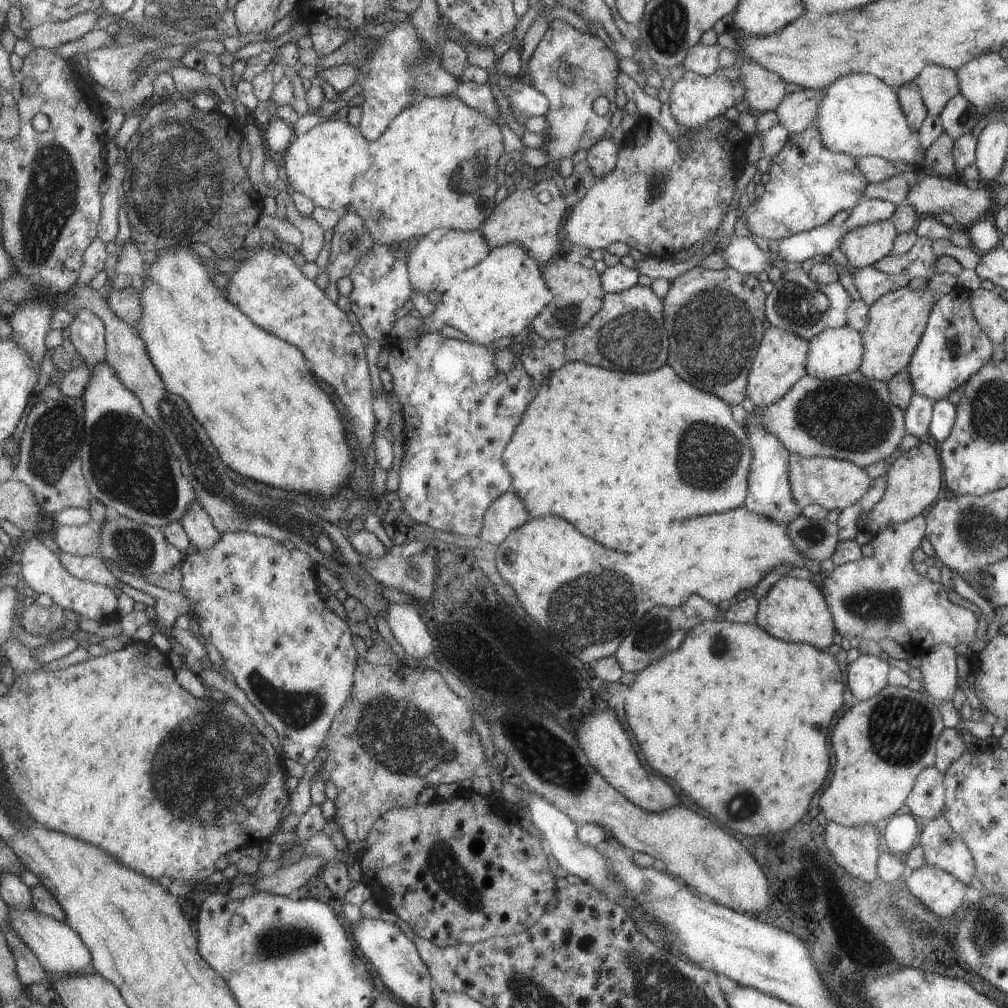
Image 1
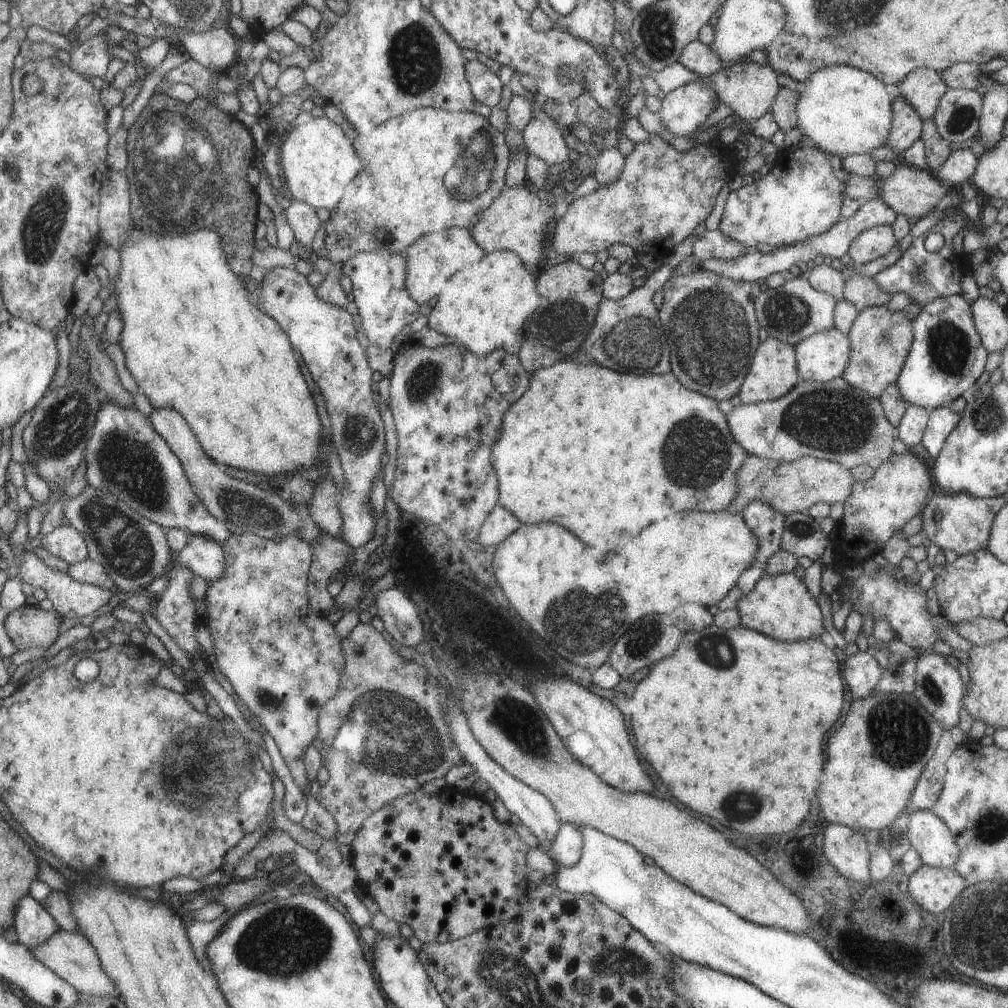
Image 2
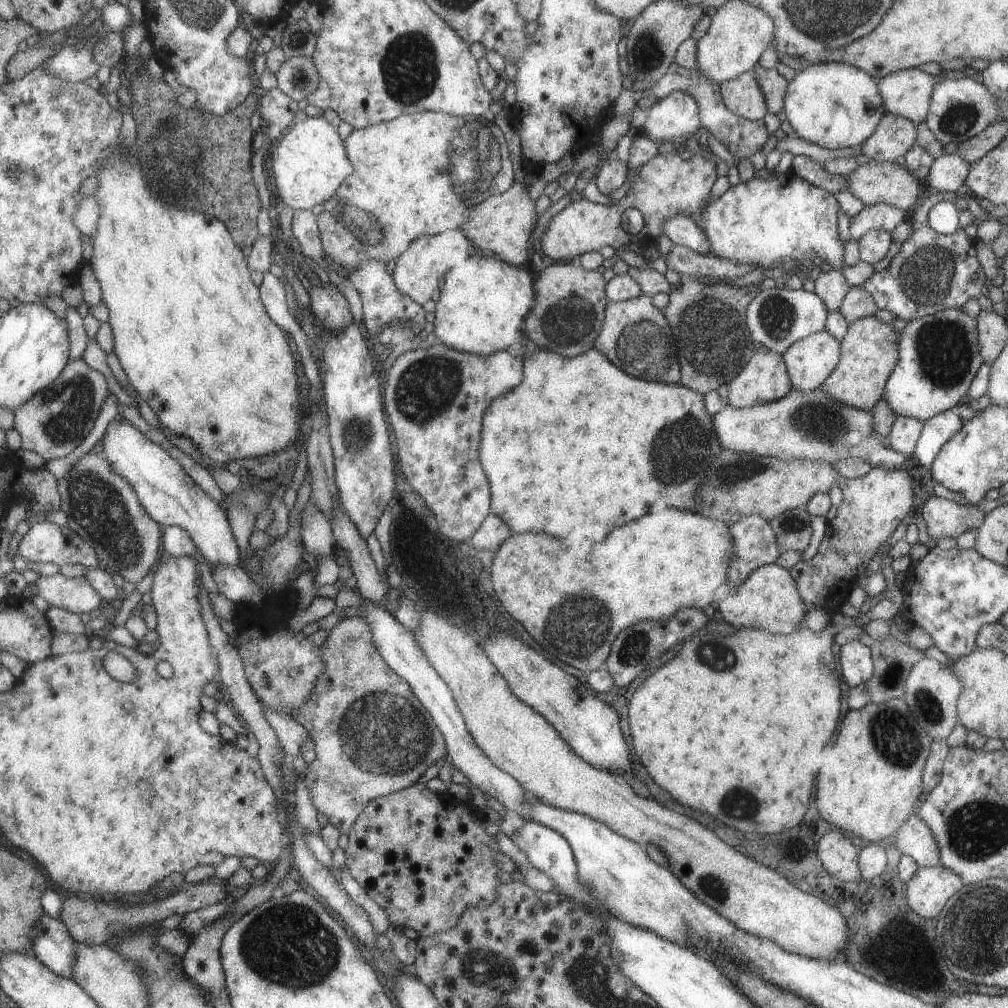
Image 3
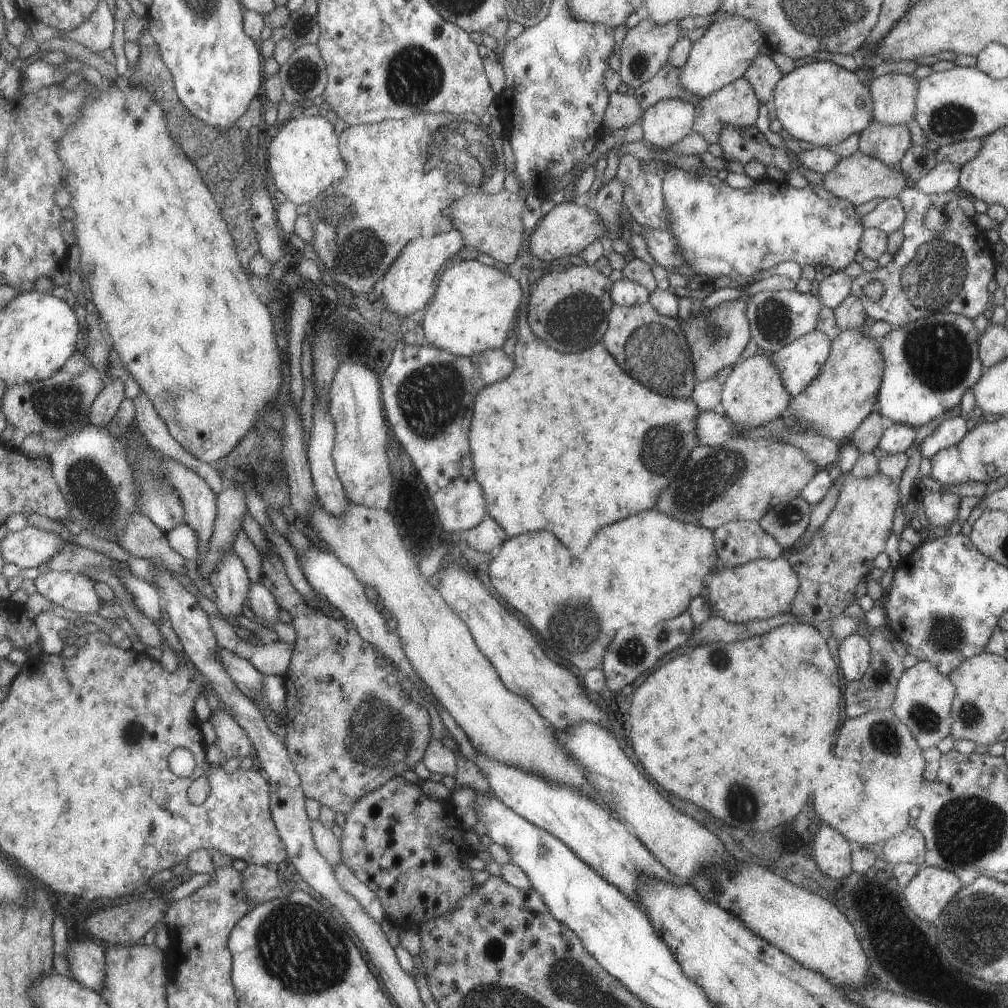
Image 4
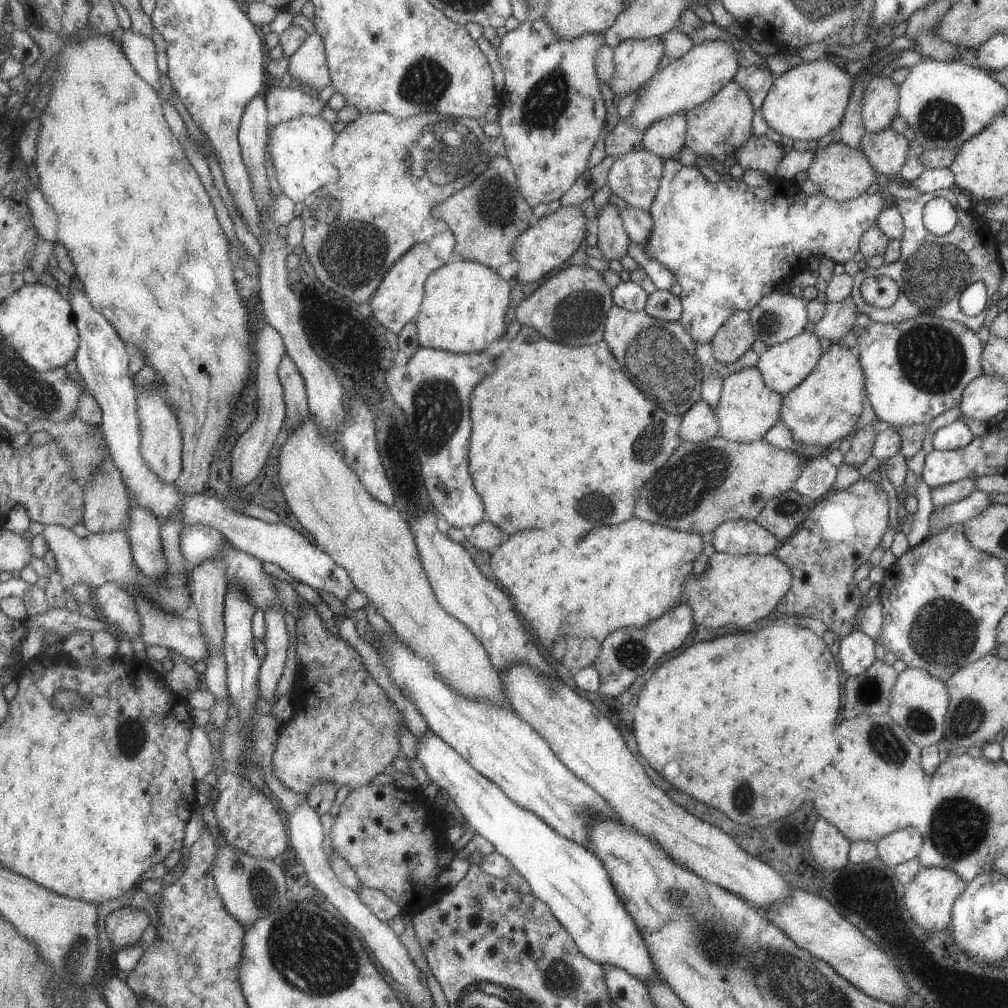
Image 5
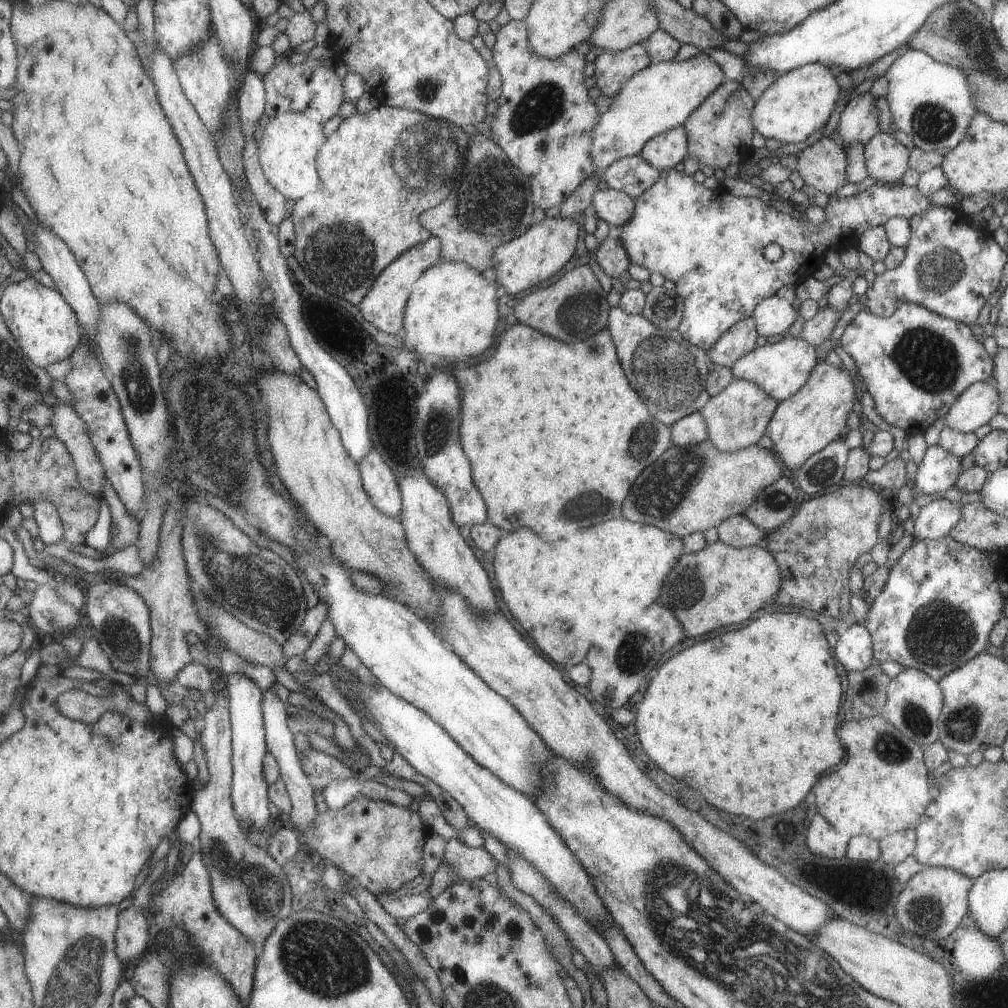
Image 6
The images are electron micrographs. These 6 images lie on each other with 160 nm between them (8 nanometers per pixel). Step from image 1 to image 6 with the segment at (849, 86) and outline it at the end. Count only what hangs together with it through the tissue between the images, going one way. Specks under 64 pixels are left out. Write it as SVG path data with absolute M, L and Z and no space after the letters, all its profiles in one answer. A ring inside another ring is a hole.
M818 62L795 67L780 74L757 99L752 112L753 128L765 139L776 140L781 145L803 142L809 134L813 134L825 124L831 110L835 108L837 98L839 86L829 67Z

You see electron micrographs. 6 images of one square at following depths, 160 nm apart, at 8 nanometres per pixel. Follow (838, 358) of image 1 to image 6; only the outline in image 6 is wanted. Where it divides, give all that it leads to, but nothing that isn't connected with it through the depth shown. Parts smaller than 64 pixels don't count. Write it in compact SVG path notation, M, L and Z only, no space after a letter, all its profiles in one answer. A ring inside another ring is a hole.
M787 334L774 344L765 343L761 347L755 347L747 355L737 359L731 370L735 378L756 384L763 392L768 393L776 401L780 401L787 399L795 391L799 391L807 382L809 370L815 366L813 347L800 336L792 337Z

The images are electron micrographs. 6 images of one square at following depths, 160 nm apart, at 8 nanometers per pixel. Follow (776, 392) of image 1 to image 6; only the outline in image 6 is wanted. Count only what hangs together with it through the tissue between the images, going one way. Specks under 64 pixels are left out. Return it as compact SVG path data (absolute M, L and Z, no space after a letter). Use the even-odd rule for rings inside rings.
M733 377L719 394L709 398L699 410L707 425L707 441L721 452L733 452L755 445L767 430L777 403L778 401L763 392L756 384Z

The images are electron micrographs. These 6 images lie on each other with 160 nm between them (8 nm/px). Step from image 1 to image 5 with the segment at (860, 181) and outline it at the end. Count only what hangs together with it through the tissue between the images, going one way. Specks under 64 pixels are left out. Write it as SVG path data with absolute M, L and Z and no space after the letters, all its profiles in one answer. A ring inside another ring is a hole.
M670 158L663 160L663 178L648 210L652 227L642 249L676 276L683 303L678 322L684 325L697 344L709 343L729 315L737 311L749 312L761 298L779 286L779 280L791 281L799 270L805 268L809 250L821 250L821 257L831 254L829 246L827 252L823 252L825 246L821 246L821 238L823 244L825 240L829 244L829 236L835 234L835 246L831 246L834 262L847 263L859 249L860 236L875 224L879 212L895 204L893 196L883 200L877 192L861 193L848 201L825 198L820 192L805 196L797 186L793 186L793 180L776 177L768 180L768 184L762 187L750 187L734 178L711 183L701 175L698 165L684 166Z

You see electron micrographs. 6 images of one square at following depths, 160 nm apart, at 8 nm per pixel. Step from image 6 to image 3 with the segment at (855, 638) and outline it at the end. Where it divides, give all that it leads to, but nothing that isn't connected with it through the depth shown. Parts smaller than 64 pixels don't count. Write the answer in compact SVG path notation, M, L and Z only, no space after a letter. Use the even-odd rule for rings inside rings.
M852 640L840 646L839 664L841 674L850 688L863 684L871 678L873 664L869 656L869 648L859 640Z

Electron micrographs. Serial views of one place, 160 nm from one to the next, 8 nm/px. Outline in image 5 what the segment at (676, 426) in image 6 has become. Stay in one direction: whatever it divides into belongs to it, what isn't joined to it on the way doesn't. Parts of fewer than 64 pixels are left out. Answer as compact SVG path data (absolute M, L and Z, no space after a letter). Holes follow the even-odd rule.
M699 399L681 417L679 433L683 442L697 444L718 436L716 413L704 400Z

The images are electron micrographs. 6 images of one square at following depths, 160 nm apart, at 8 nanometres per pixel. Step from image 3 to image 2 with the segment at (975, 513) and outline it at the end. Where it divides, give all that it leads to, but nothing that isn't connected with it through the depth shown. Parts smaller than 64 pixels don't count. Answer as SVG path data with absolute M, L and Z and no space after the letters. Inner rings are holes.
M968 492L956 495L937 494L926 502L920 515L923 517L921 534L939 549L953 550L957 556L986 548L993 519L1006 503L1003 495L996 497L972 497Z

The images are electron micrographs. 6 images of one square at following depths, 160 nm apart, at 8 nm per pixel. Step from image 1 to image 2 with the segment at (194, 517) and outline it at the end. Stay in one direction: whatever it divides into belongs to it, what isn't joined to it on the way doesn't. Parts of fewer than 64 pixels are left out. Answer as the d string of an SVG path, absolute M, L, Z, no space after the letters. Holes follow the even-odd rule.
M195 534L190 535L189 544L176 554L175 562L208 581L220 579L227 566L224 548L214 538Z

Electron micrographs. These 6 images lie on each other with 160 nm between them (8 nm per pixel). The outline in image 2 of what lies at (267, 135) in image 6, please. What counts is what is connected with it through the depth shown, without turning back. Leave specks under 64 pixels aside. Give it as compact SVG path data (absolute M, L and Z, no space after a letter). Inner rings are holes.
M324 117L292 126L281 144L281 164L286 178L286 193L292 200L332 211L344 198L349 183L364 170L364 160L356 151L353 139L339 124Z

